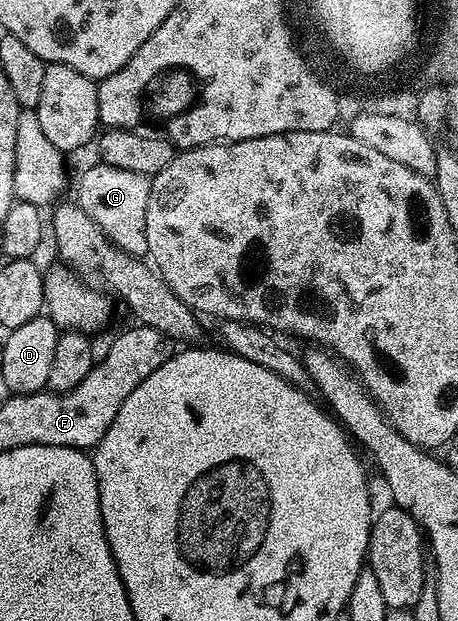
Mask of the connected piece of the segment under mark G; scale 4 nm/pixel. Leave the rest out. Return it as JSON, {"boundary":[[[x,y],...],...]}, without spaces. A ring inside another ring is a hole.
{"boundary":[[[102,162],[85,169],[80,178],[75,202],[89,218],[101,226],[112,244],[131,256],[148,257],[148,239],[145,233],[145,215],[148,209],[151,179],[137,171],[124,170]]]}

